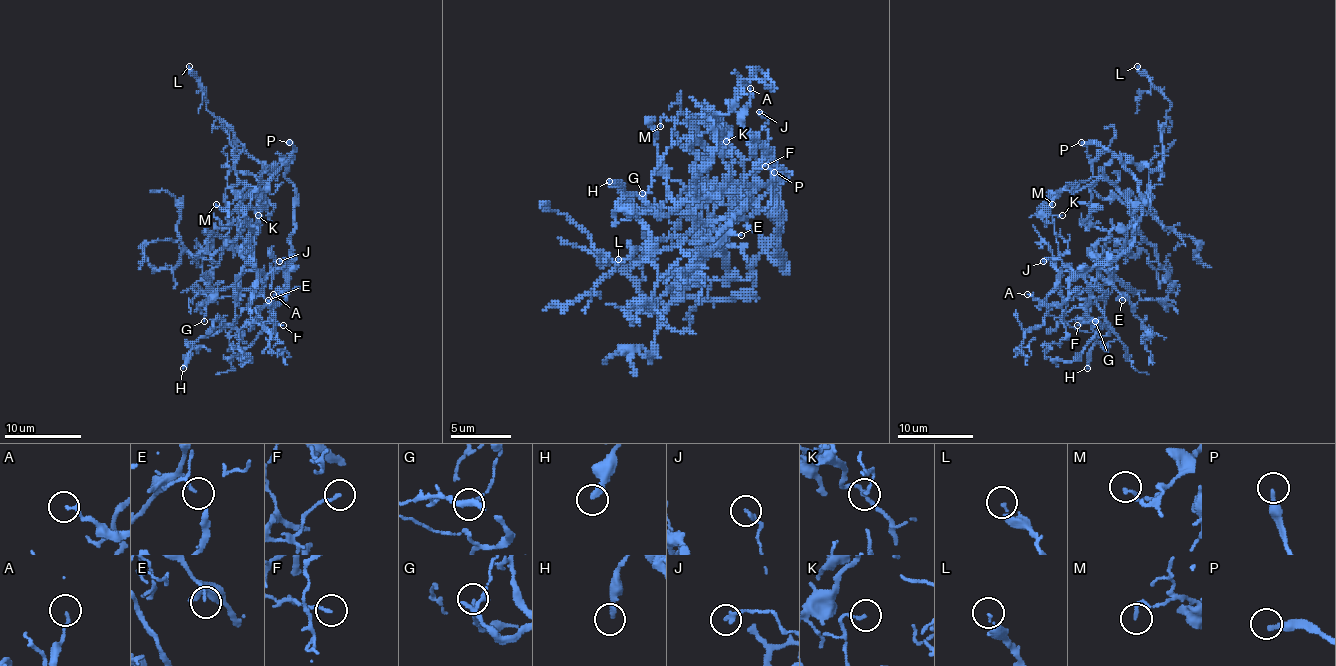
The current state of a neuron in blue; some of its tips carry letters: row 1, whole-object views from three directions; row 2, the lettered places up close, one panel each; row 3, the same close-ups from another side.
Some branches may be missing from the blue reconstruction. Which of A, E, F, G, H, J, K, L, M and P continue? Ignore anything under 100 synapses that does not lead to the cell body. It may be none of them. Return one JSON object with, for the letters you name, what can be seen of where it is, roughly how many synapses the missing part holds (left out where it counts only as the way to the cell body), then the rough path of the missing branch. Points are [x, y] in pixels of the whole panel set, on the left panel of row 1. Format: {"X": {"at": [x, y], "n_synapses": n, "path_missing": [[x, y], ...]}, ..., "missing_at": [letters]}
{"P": {"at": [289, 142], "path_missing": [[289, 142], [283, 148], [291, 179], [285, 167], [272, 188], [299, 240], [335, 349], [322, 390], [326, 409]]}, "missing_at": ["P"]}

